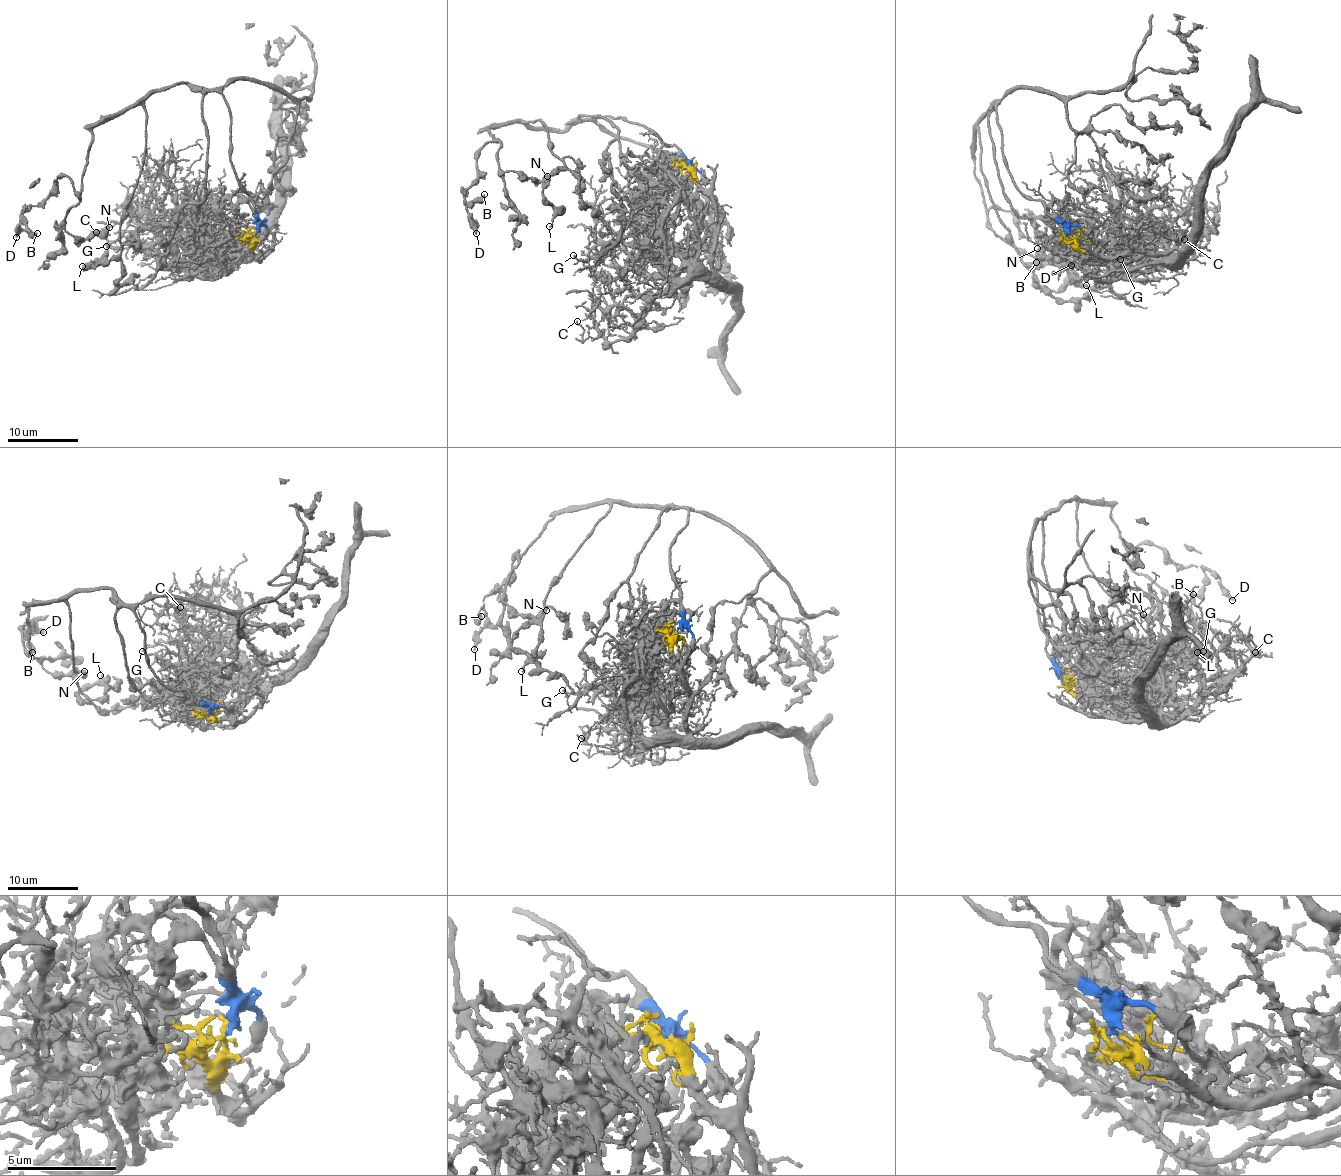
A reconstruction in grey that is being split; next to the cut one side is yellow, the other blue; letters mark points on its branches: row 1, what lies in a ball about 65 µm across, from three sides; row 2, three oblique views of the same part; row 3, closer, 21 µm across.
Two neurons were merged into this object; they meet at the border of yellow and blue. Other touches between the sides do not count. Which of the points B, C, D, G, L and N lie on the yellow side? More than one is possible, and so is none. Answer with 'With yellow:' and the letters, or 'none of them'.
With yellow: C, G

